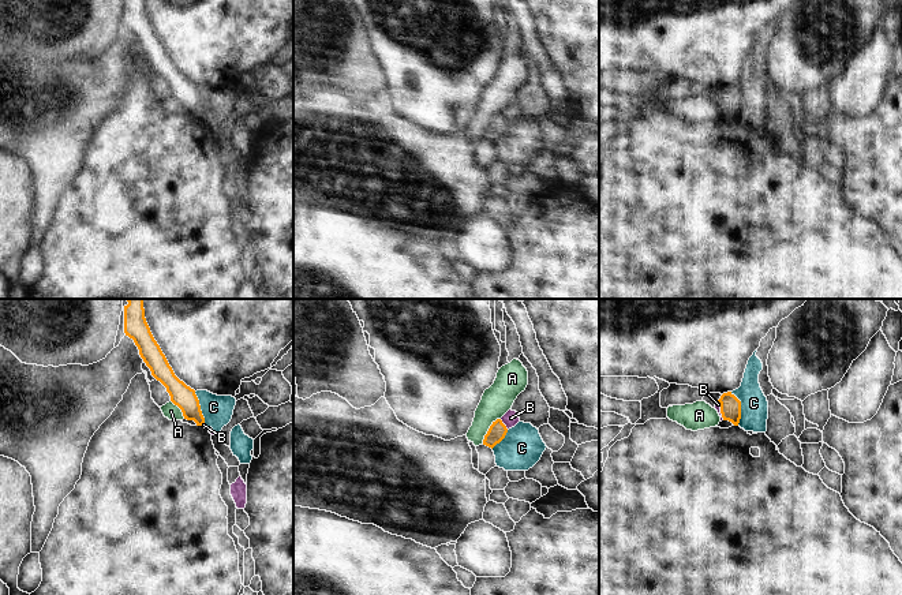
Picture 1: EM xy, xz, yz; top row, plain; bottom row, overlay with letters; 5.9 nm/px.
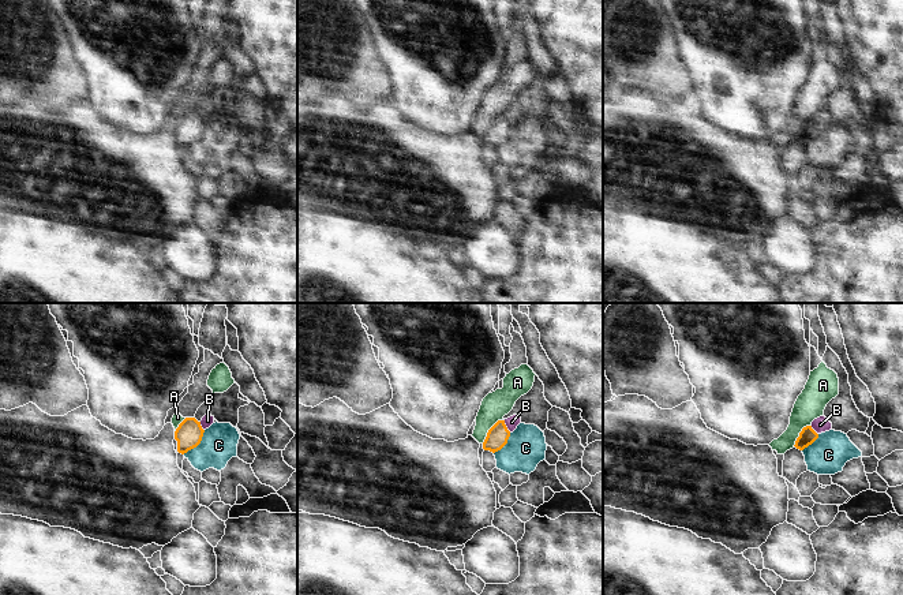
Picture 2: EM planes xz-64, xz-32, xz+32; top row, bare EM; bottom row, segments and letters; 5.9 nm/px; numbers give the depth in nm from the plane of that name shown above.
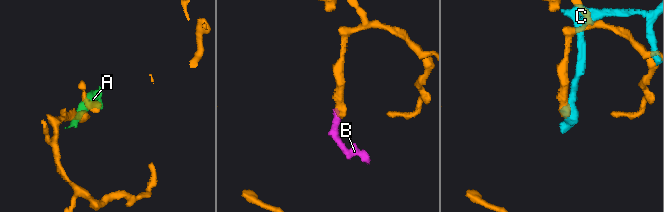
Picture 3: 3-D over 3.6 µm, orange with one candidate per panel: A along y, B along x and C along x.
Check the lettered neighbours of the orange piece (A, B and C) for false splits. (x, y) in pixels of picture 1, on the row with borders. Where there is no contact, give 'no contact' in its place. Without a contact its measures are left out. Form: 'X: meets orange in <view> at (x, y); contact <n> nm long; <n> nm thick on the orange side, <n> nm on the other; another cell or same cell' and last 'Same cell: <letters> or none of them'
A: meets orange in xz at (489, 430); contact 190 nm long; 110 nm thick on the orange side, 180 nm on the other; another cell
B: meets orange in xz at (504, 425); contact 80 nm long; 110 nm thick on the orange side, 90 nm on the other; same cell
C: meets orange in yz at (740, 408); contact 200 nm long; 130 nm thick on the orange side, 160 nm on the other; another cell
Same cell: B

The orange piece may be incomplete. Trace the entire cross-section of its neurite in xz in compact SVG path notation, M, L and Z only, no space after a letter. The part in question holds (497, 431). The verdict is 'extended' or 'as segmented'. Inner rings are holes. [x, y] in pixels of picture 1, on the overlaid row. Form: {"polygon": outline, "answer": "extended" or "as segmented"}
{"polygon": "M509 409L501 419L497 419L490 426L487 434L484 435L483 445L494 448L499 444L509 429L514 427L520 422L520 418L516 411Z", "answer": "extended"}

